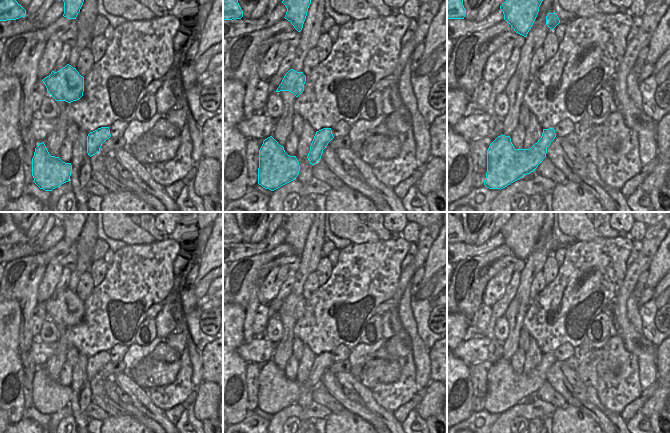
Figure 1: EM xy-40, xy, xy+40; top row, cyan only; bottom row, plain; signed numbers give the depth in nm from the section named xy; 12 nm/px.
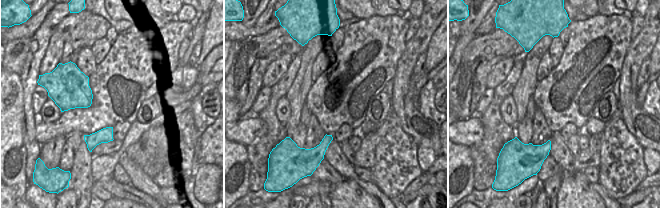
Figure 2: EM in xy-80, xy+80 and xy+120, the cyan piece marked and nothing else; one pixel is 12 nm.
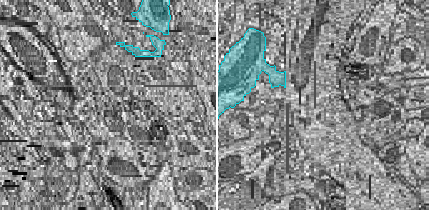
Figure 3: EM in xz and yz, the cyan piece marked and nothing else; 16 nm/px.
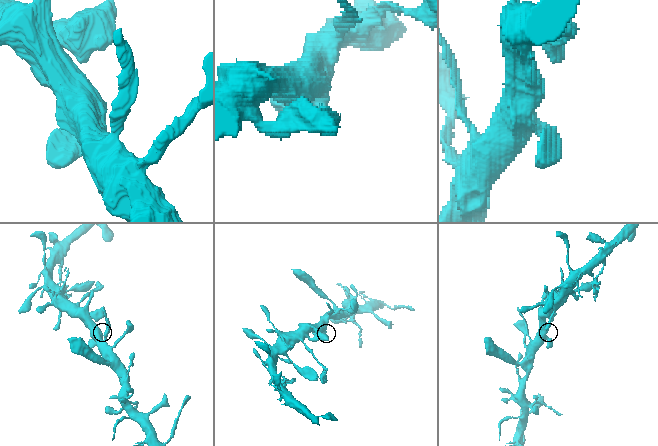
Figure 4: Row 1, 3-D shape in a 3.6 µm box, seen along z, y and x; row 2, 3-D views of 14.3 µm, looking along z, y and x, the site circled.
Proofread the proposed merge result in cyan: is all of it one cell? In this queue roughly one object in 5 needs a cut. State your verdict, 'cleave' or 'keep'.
keep

